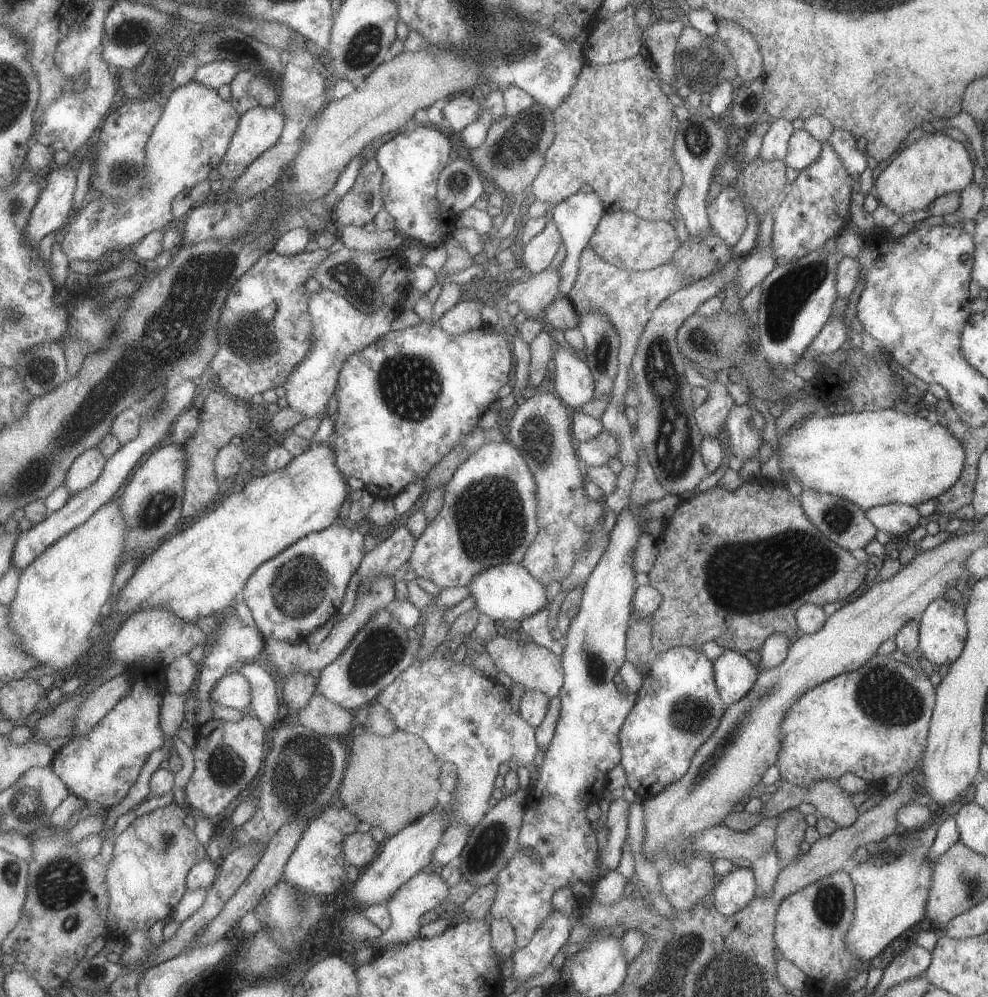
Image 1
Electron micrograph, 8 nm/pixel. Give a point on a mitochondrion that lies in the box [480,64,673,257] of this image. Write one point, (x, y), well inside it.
(518, 140)

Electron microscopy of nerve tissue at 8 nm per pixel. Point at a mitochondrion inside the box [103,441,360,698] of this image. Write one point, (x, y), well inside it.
(300, 586)

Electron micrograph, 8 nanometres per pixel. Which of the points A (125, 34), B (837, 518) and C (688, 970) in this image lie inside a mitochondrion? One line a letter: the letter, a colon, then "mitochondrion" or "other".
A: mitochondrion
B: mitochondrion
C: mitochondrion

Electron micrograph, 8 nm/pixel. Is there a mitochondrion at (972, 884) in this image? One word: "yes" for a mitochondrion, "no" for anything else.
yes

